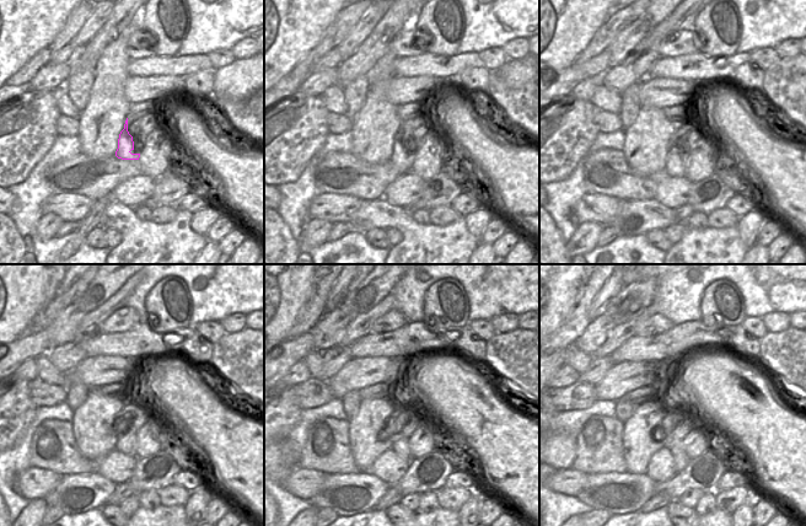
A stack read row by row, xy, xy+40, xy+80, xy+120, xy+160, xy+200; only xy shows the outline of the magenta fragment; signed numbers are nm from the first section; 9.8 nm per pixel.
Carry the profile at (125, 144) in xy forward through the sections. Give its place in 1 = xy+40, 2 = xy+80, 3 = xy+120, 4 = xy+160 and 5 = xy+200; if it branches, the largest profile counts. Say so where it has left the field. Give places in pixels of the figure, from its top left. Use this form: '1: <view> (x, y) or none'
1: xy+40 (404, 161)
2: xy+80 (676, 164)
3: xy+120 (127, 443)
4: xy+160 (402, 447)
5: xy+200 (681, 460)

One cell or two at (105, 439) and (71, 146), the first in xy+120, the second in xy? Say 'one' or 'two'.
two

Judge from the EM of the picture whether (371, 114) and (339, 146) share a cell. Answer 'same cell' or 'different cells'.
different cells

